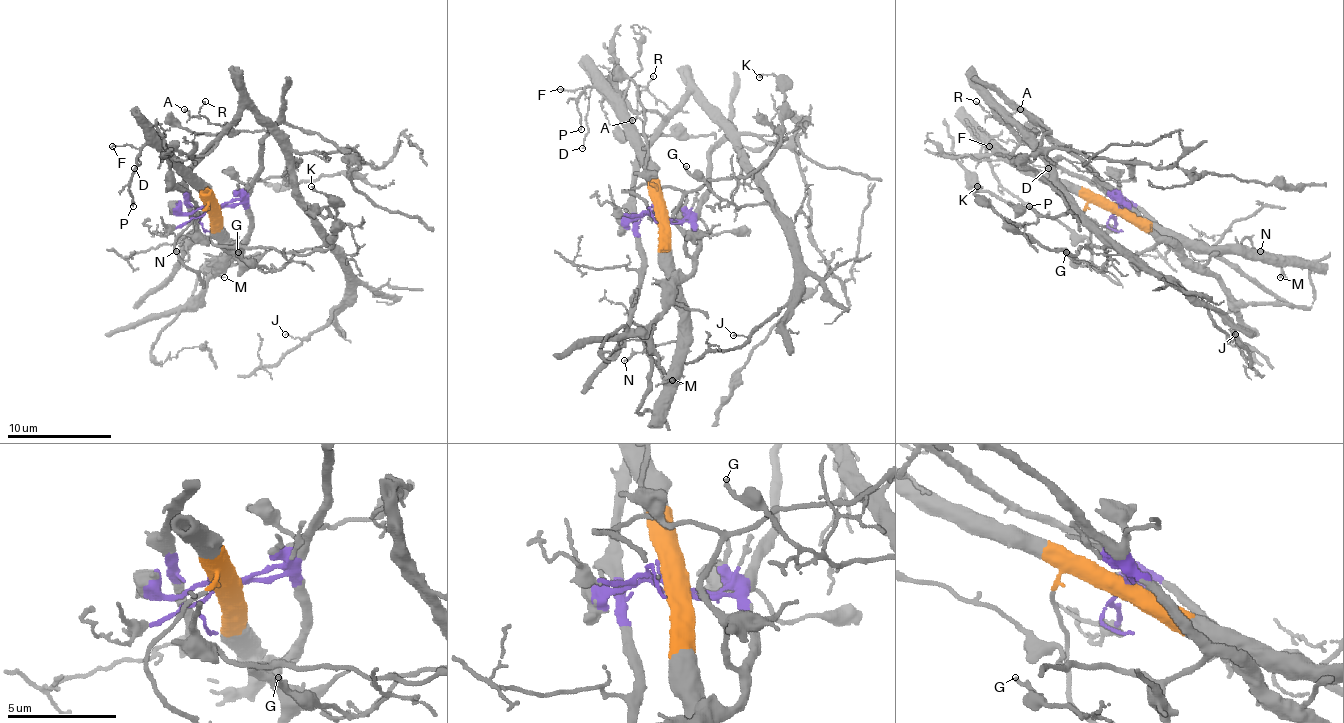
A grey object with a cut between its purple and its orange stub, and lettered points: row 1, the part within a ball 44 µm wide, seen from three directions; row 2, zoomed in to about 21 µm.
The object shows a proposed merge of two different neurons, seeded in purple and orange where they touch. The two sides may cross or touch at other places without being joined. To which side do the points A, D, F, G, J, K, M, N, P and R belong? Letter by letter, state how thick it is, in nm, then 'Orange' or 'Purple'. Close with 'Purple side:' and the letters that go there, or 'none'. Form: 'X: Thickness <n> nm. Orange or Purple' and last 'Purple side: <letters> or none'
A: Thickness 90 nm. Purple
D: Thickness 100 nm. Orange
F: Thickness 110 nm. Orange
G: Thickness 190 nm. Purple
J: Thickness 80 nm. Purple
K: Thickness 140 nm. Purple
M: Thickness 110 nm. Orange
N: Thickness 140 nm. Orange
P: Thickness 140 nm. Orange
R: Thickness 80 nm. Purple
Purple side: A, G, J, K, R

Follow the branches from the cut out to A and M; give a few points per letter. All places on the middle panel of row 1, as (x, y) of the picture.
A: (659, 216), (643, 216), (635, 222), (635, 161), (669, 112), (643, 91), (632, 119)
M: (659, 216), (664, 256), (680, 292), (682, 316), (682, 348), (664, 382), (672, 379)

